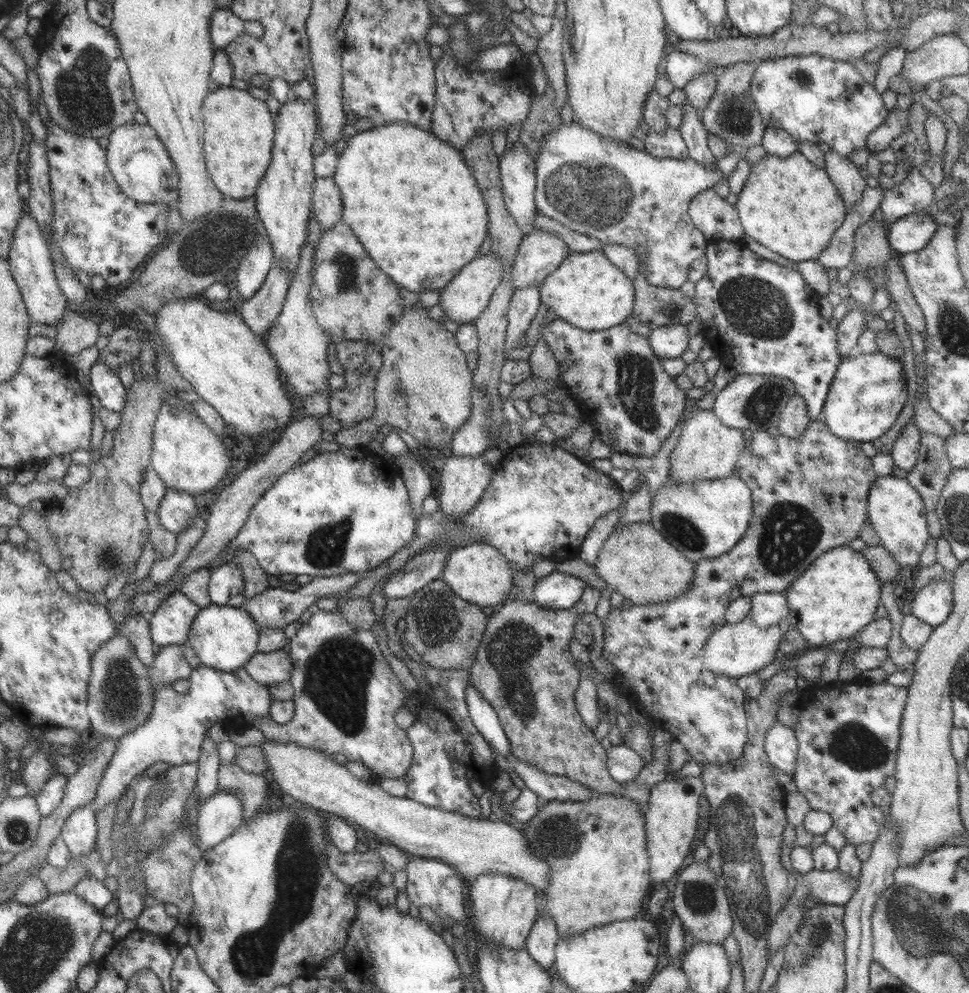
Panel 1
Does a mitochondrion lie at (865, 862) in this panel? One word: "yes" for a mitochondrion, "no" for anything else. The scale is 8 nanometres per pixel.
no

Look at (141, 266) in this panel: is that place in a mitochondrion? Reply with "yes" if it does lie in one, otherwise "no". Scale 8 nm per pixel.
no

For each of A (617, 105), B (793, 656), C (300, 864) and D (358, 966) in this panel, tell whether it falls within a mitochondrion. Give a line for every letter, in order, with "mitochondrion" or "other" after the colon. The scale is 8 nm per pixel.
A: other
B: other
C: mitochondrion
D: other

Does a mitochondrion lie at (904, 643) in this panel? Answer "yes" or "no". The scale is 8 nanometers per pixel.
no

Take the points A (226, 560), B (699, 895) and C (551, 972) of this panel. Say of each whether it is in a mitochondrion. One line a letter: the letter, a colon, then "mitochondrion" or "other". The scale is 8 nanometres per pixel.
A: other
B: mitochondrion
C: other

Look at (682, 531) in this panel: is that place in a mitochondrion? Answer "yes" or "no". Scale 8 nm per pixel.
yes

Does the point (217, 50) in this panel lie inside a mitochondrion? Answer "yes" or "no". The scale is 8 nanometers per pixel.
no

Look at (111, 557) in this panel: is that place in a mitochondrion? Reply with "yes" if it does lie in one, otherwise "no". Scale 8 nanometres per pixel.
yes

